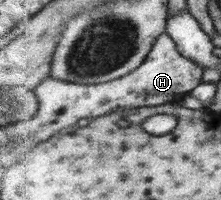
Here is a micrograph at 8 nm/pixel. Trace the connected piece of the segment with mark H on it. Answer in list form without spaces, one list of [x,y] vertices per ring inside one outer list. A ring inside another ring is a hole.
[[[163,34],[152,53],[140,68],[132,74],[103,84],[74,84],[50,76],[35,93],[40,101],[40,110],[34,125],[22,125],[16,129],[19,136],[33,137],[36,142],[46,142],[60,131],[77,125],[80,118],[95,119],[119,108],[160,106],[178,102],[184,95],[193,94],[204,78],[203,64],[184,57],[177,42],[170,34]]]

